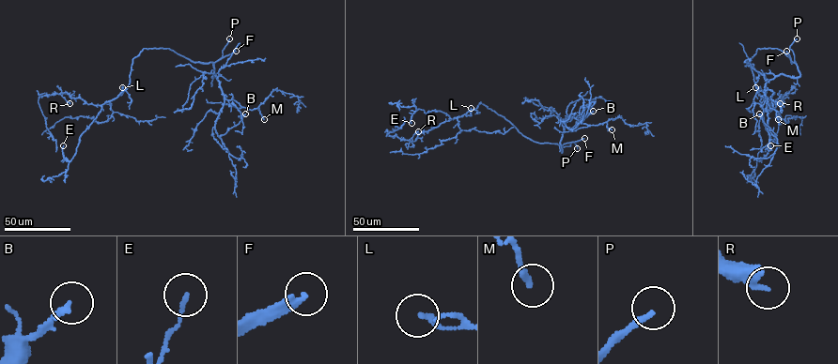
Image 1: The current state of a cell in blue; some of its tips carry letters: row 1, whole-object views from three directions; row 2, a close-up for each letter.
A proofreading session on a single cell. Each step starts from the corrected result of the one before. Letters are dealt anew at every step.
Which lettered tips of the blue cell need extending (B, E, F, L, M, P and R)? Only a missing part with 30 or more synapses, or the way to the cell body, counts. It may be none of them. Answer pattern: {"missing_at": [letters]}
{"missing_at": ["F"]}

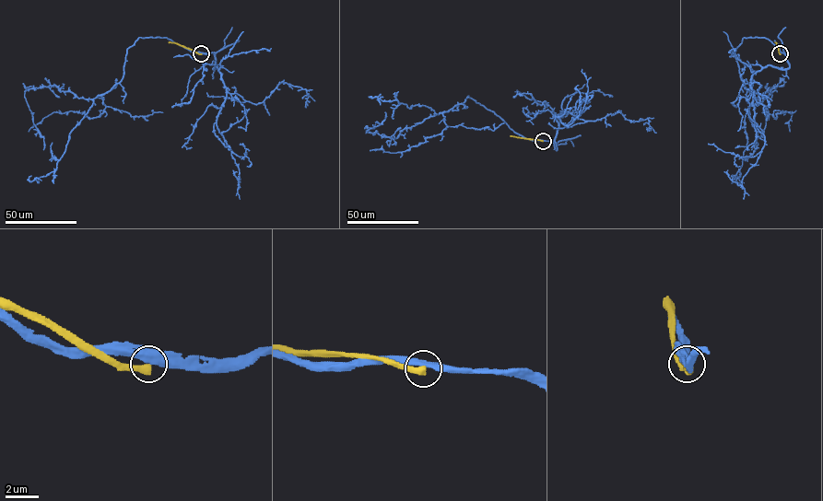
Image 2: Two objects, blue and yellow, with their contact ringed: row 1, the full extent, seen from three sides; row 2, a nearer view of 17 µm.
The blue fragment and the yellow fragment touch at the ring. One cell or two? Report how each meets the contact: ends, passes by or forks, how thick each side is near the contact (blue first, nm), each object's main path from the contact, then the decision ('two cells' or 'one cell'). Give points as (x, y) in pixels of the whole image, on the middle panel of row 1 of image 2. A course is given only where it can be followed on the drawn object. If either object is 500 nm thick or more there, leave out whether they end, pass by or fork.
blue passes by; yellow ends there; 380 nm thick on the blue side, 440 nm on the other; blue runs (542, 140), (514, 132), (468, 96), (446, 111), (404, 128), (396, 138), (366, 133), (381, 124), (384, 111); yellow runs (542, 141), (510, 135); two cells

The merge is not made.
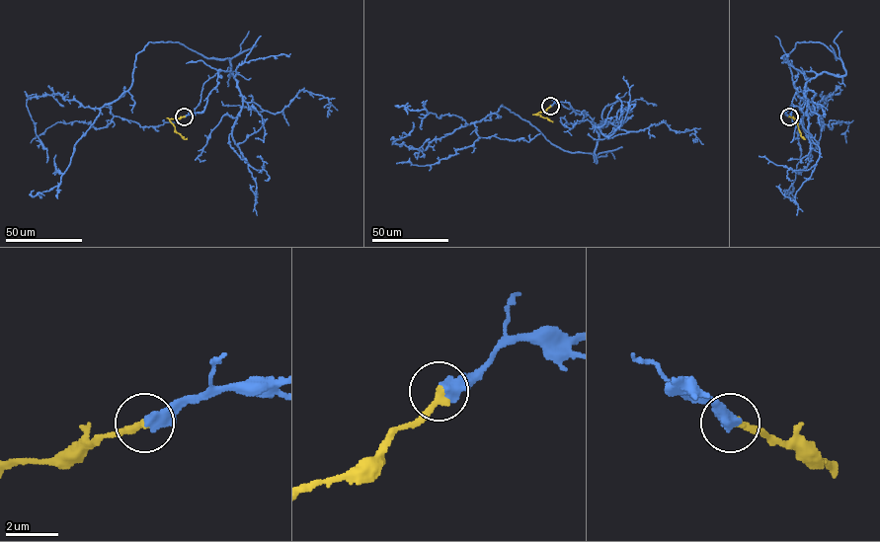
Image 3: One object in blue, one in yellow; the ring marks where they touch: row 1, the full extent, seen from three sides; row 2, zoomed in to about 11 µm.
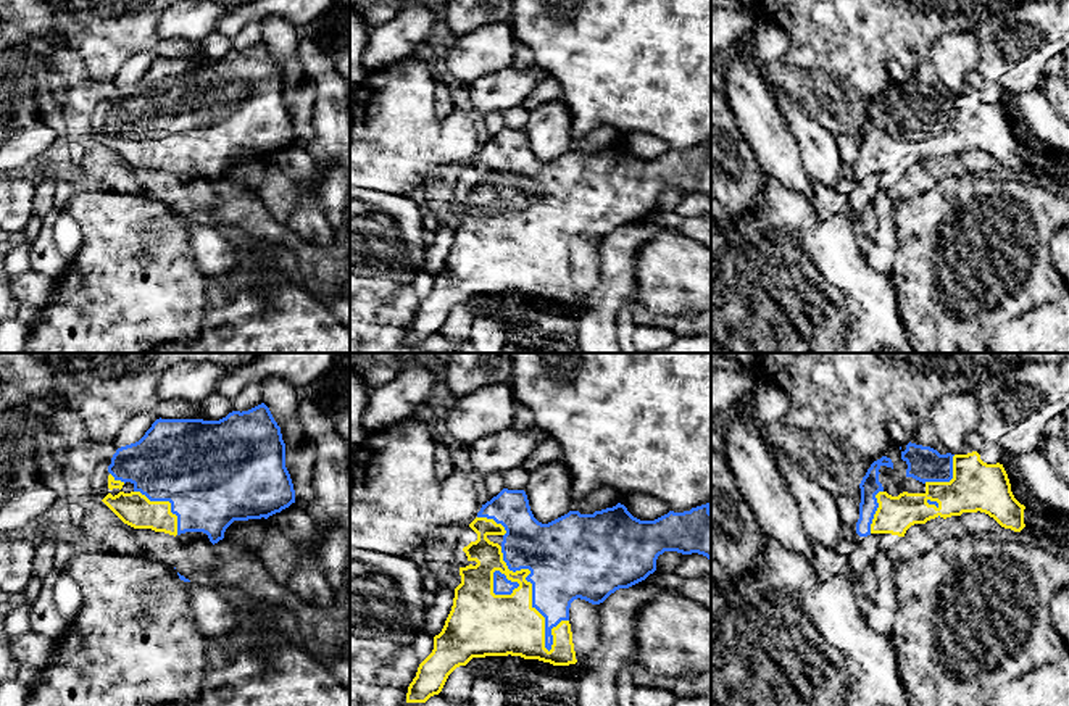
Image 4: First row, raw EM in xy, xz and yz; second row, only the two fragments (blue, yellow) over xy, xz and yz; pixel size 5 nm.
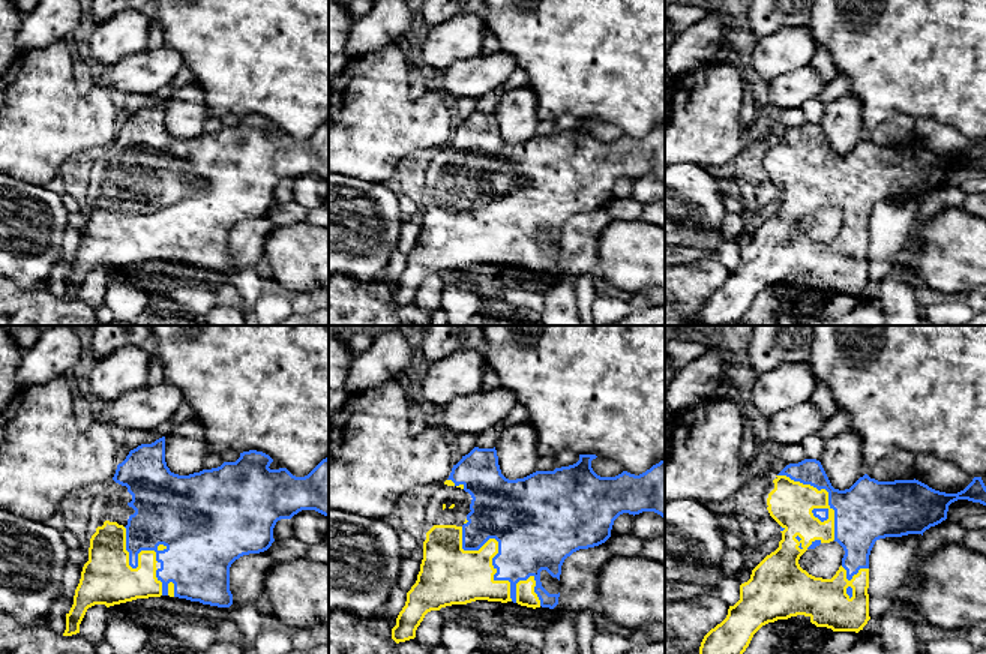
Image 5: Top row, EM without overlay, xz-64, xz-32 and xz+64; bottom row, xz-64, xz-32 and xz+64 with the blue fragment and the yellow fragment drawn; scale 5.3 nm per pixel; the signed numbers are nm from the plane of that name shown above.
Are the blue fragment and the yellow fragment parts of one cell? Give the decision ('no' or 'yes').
yes

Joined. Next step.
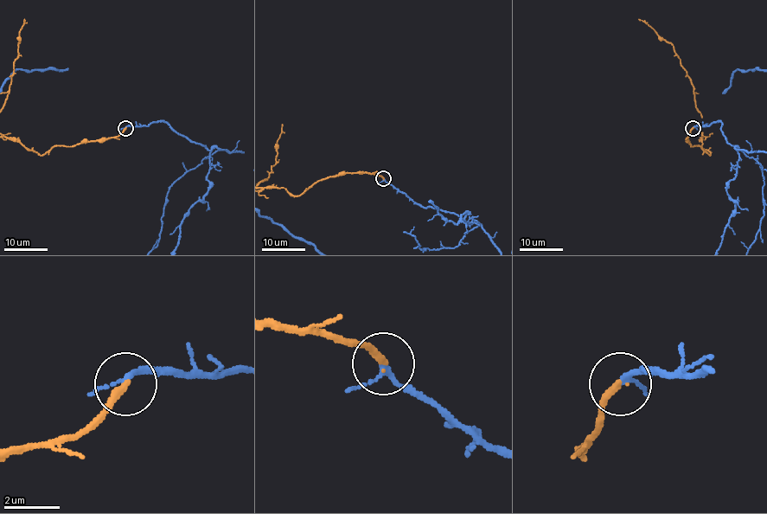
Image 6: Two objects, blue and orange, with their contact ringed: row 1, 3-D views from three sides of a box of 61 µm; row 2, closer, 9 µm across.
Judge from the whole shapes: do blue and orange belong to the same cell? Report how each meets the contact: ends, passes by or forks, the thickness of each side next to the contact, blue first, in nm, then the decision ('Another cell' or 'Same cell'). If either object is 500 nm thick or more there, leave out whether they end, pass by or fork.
At the ring blue passes by. At the ring orange ends. Thickness 170 nm (blue) against 260 nm. Same cell

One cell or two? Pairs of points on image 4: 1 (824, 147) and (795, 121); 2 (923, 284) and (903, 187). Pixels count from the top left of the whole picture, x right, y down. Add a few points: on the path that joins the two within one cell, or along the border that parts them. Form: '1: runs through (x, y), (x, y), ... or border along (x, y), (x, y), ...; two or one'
1: runs through (818, 141), (802, 124); one
2: border along (915, 192), (895, 203); two

